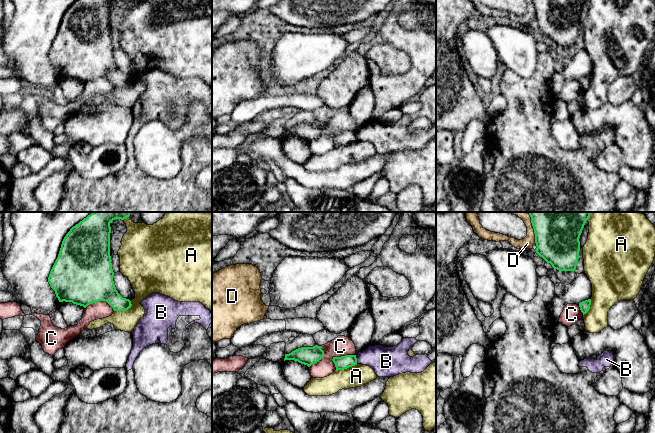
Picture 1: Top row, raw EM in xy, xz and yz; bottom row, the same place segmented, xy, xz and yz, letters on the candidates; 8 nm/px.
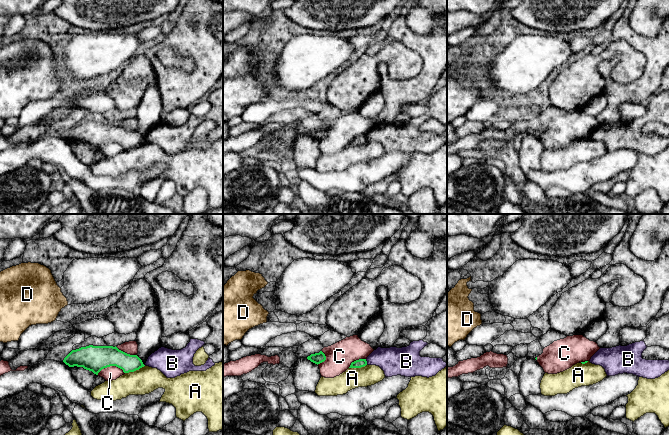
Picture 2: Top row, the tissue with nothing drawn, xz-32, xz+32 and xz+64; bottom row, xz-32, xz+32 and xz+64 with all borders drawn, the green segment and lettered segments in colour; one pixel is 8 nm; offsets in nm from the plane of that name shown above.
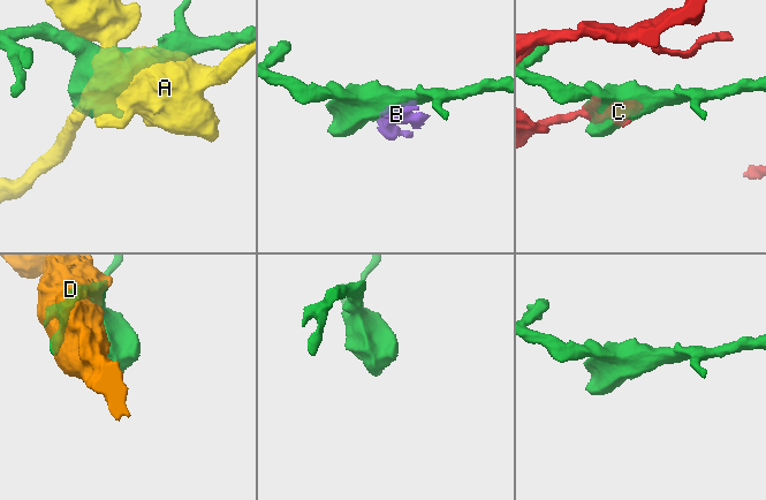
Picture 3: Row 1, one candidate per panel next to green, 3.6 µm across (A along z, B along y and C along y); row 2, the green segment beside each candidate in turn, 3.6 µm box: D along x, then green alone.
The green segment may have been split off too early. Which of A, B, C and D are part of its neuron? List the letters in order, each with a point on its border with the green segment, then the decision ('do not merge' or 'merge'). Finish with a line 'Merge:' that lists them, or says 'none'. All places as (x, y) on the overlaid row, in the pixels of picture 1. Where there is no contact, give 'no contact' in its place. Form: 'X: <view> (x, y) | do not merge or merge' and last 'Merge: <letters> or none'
A: xy (124, 310) | do not merge
B: xz (356, 359) | do not merge
C: xz (338, 357) | do not merge
D: yz (533, 227) | do not merge
Merge: none

